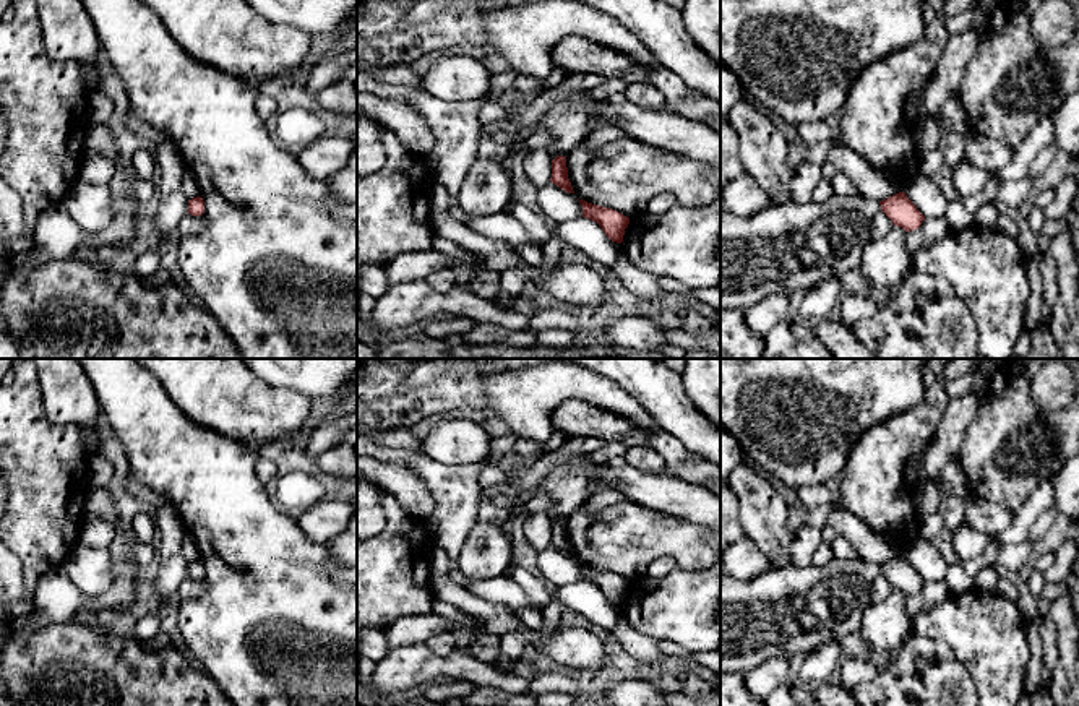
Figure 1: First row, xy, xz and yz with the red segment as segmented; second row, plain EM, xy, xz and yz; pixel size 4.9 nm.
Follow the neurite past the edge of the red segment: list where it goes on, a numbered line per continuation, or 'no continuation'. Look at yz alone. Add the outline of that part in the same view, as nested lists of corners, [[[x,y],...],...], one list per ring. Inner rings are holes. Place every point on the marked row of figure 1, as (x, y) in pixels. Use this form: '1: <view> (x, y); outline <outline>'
1: yz (784, 247); outline [[[862,195],[826,201],[789,201],[740,217],[720,214],[720,308],[746,310],[761,300],[797,289],[810,291],[829,278],[860,266],[863,247],[870,242],[871,221],[881,211],[879,201]]]

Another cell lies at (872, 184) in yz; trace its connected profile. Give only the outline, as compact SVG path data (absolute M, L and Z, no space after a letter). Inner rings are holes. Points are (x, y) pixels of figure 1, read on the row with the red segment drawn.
M836 141L831 146L828 161L837 169L837 172L849 177L865 198L883 201L902 192L896 177L876 170L858 153L840 141Z

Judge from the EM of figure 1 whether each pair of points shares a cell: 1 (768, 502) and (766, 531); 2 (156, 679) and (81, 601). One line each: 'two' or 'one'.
1: one
2: two

